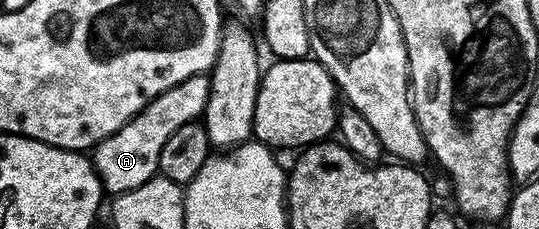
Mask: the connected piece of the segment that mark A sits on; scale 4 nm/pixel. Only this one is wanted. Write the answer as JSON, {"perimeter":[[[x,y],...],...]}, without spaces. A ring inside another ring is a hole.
{"perimeter":[[[207,74],[186,77],[186,81],[174,85],[174,89],[166,89],[166,93],[154,97],[154,101],[145,105],[133,119],[126,121],[126,125],[122,125],[118,133],[97,143],[90,158],[101,188],[107,194],[109,191],[109,196],[115,197],[157,178],[162,145],[166,145],[167,139],[178,129],[182,129],[182,125],[195,123],[203,116],[209,97],[210,81]]]}

